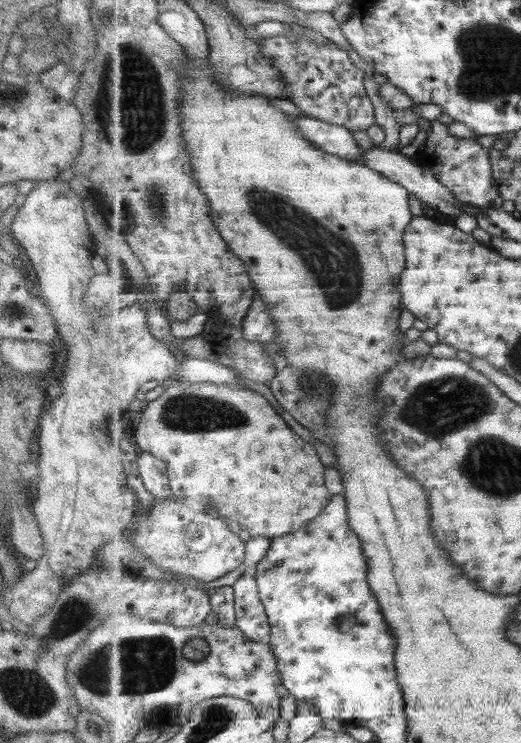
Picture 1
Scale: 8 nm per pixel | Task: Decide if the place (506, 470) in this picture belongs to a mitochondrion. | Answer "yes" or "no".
yes

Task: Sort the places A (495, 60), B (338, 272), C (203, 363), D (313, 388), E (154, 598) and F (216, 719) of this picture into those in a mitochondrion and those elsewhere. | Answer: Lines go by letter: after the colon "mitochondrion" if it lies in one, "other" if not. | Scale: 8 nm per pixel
A: mitochondrion
B: mitochondrion
C: other
D: mitochondrion
E: other
F: mitochondrion

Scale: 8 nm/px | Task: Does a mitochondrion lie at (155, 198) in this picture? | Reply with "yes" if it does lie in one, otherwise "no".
yes

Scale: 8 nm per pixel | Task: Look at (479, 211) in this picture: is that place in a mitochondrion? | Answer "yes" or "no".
no

